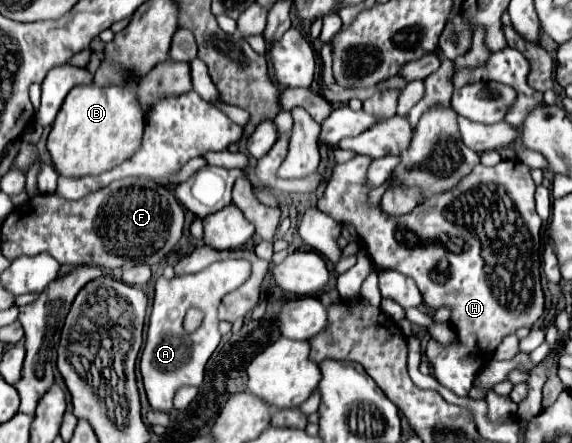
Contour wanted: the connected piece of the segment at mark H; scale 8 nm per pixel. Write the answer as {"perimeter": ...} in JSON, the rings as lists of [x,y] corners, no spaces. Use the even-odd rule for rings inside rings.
{"perimeter":[[[355,155],[345,163],[337,163],[317,207],[339,223],[349,221],[355,225],[375,267],[395,269],[411,277],[429,307],[437,309],[441,305],[449,305],[453,309],[451,327],[457,333],[457,341],[449,347],[441,347],[431,339],[427,345],[427,359],[433,367],[435,379],[455,395],[463,397],[473,387],[477,373],[493,357],[499,341],[505,335],[515,333],[519,327],[531,327],[543,313],[543,291],[539,281],[541,219],[535,211],[535,183],[531,179],[531,167],[521,161],[501,161],[495,167],[475,167],[459,185],[431,197],[429,205],[421,205],[401,217],[387,217],[379,207],[373,209],[367,205],[369,189],[365,187],[365,171],[369,163],[371,157],[365,155]],[[513,205],[517,205],[517,213],[521,213],[521,221],[525,221],[525,229],[529,229],[529,241],[533,241],[533,249],[529,249],[529,253],[513,253]]]}

